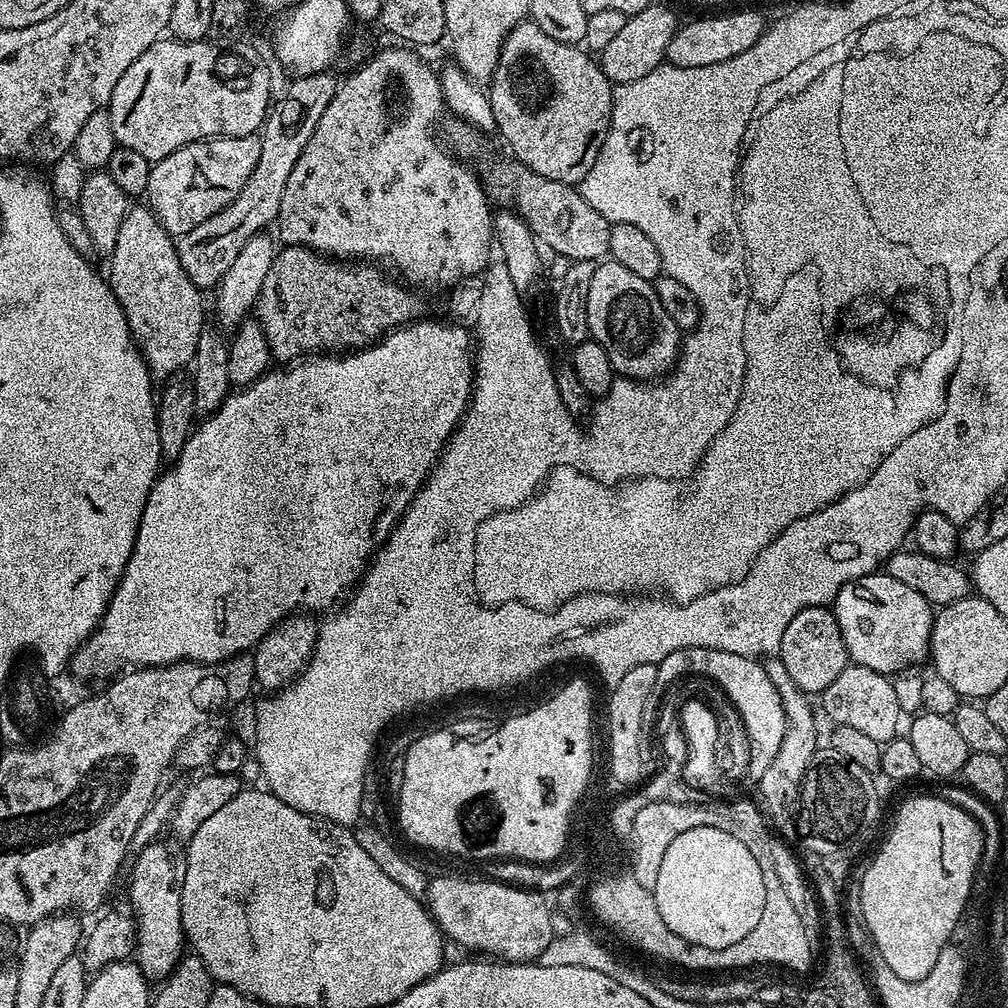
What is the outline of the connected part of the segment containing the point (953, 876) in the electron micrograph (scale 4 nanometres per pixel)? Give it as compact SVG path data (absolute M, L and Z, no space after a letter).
M943 795L936 796L916 796L913 800L908 800L896 812L896 821L892 824L892 829L888 832L888 841L880 848L880 853L872 860L872 865L864 872L864 877L860 880L860 909L858 915L872 935L872 940L876 943L876 949L882 954L886 966L898 974L898 978L923 976L928 968L932 969L932 962L936 959L936 952L940 949L940 944L944 943L944 937L948 936L949 928L956 928L959 924L960 916L964 914L960 909L964 901L965 894L970 896L972 893L972 883L975 880L975 872L979 870L979 862L983 856L982 830L966 810L958 810L950 802L946 802Z

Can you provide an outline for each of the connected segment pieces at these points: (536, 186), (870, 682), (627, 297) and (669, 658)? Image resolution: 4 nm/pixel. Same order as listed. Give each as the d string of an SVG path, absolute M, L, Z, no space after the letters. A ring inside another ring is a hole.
M459 118L450 120L448 125L446 125L447 123L443 125L442 132L446 140L446 135L448 135L447 143L450 145L451 151L468 162L481 159L478 175L485 192L497 205L499 205L498 203L500 206L511 205L530 226L537 241L545 249L553 248L558 255L565 256L565 261L568 262L577 260L600 262L608 256L612 224L605 216L598 214L598 210L594 210L594 206L590 206L590 202L586 202L586 198L579 190L570 184L542 178L537 172L530 170L525 164L521 164L519 160L509 158L507 155L504 155L505 157L484 156L487 154L488 148L484 145L485 137L480 129L475 128L467 120Z
M849 663L848 668L842 670L842 674L838 674L838 678L834 678L834 682L830 682L830 686L826 686L822 700L824 700L824 712L832 719L833 725L850 726L853 730L858 730L869 738L874 738L874 742L878 742L882 746L897 739L899 732L896 731L900 728L902 713L898 706L898 694L889 677L878 674L874 670L866 670L866 666L861 664Z
M615 262L597 263L586 303L589 333L610 354L617 377L655 381L673 371L680 355L682 329L662 310L655 287L649 281L630 274L626 266Z
M683 648L674 650L674 654L666 654L666 658L658 665L658 676L661 681L669 682L687 677L689 674L694 676L705 676L712 679L717 686L728 696L730 702L736 707L738 714L741 715L745 730L749 736L749 773L753 781L759 782L762 774L766 774L766 766L774 762L778 750L782 746L782 738L788 729L788 719L784 713L784 707L780 701L778 690L774 682L770 682L767 667L759 659L742 654L730 654L726 650L714 650L713 648Z

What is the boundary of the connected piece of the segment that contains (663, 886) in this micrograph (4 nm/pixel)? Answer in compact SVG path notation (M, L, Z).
M698 826L698 830L686 830L686 834L678 834L670 846L666 846L666 854L662 854L662 866L658 866L658 878L654 889L658 912L662 914L662 919L666 925L674 932L680 935L688 943L697 944L698 946L710 948L734 947L736 943L741 942L746 934L753 930L758 920L762 918L764 908L768 905L770 891L764 885L764 872L756 862L756 855L753 849L744 842L735 831L727 832L721 828L711 828L710 826Z

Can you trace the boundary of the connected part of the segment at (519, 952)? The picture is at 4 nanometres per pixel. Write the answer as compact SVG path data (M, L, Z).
M432 876L427 881L426 907L441 933L451 943L472 952L485 952L485 957L509 964L527 964L539 961L541 954L554 938L550 928L553 909L539 891L527 892L524 888L511 888L496 880L463 880L460 876Z

